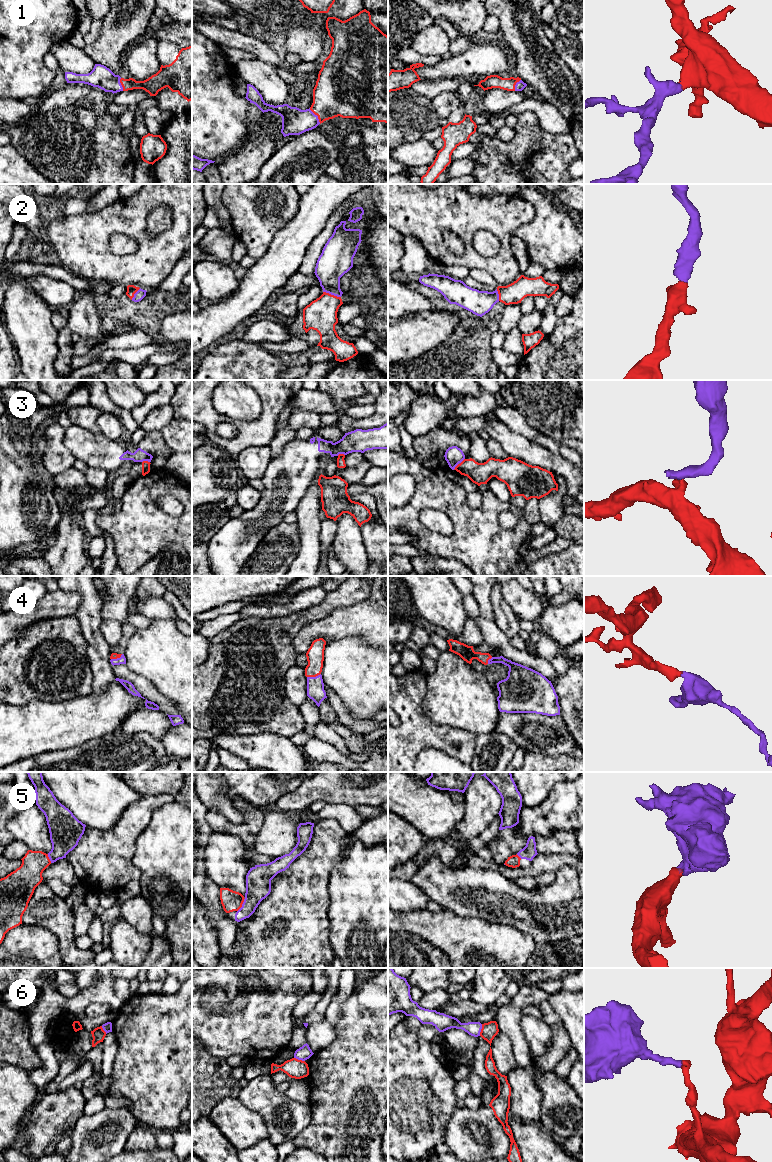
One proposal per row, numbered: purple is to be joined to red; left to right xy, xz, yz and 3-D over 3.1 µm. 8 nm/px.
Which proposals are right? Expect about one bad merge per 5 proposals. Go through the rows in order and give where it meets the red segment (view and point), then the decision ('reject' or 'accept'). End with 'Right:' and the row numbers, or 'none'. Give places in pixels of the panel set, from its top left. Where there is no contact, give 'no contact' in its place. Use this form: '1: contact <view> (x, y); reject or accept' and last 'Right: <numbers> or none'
1: contact xz (317, 115); accept
2: contact xz (332, 295); accept
3: contact xy (145, 461); reject
4: contact xz (313, 676); accept
5: contact xz (241, 905); accept
6: contact yz (481, 1030); reject
Right: 1, 2, 4, 5

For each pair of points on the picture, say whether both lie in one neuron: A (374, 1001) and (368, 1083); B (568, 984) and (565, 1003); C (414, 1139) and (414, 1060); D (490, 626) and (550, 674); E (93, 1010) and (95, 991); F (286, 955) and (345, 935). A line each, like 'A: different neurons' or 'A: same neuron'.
A: same neuron
B: different neurons
C: same neuron
D: same neuron
E: different neurons
F: different neurons

